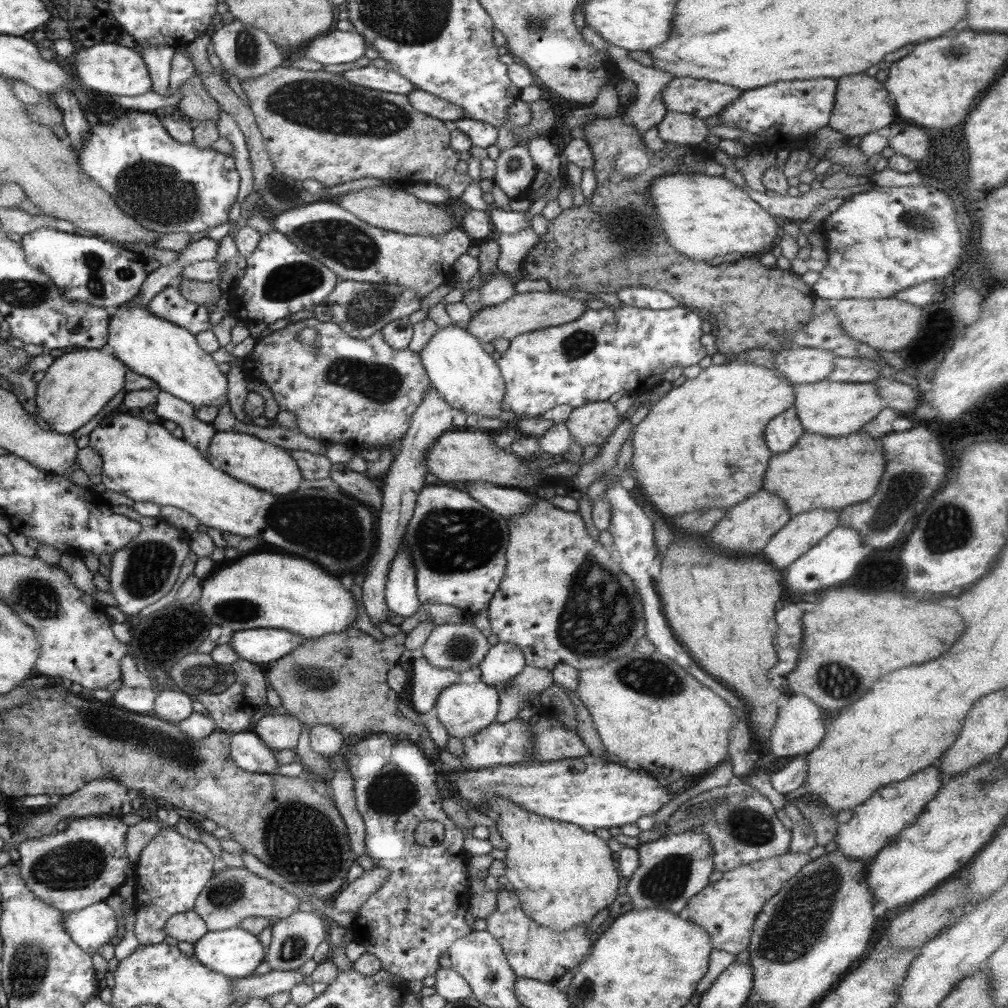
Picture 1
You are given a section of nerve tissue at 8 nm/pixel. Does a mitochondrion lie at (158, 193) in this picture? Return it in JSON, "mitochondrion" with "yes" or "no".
{"mitochondrion":"yes"}

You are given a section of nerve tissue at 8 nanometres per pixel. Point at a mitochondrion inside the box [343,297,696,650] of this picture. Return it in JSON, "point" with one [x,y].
{"point":[447,541]}

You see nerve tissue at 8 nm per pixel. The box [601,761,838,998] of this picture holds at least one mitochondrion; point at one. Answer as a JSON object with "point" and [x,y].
{"point":[664,883]}

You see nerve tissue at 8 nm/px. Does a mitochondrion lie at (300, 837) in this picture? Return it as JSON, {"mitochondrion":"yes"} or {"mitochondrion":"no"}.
{"mitochondrion":"yes"}

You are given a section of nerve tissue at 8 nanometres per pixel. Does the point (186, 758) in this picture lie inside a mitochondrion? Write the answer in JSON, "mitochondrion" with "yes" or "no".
{"mitochondrion":"yes"}

